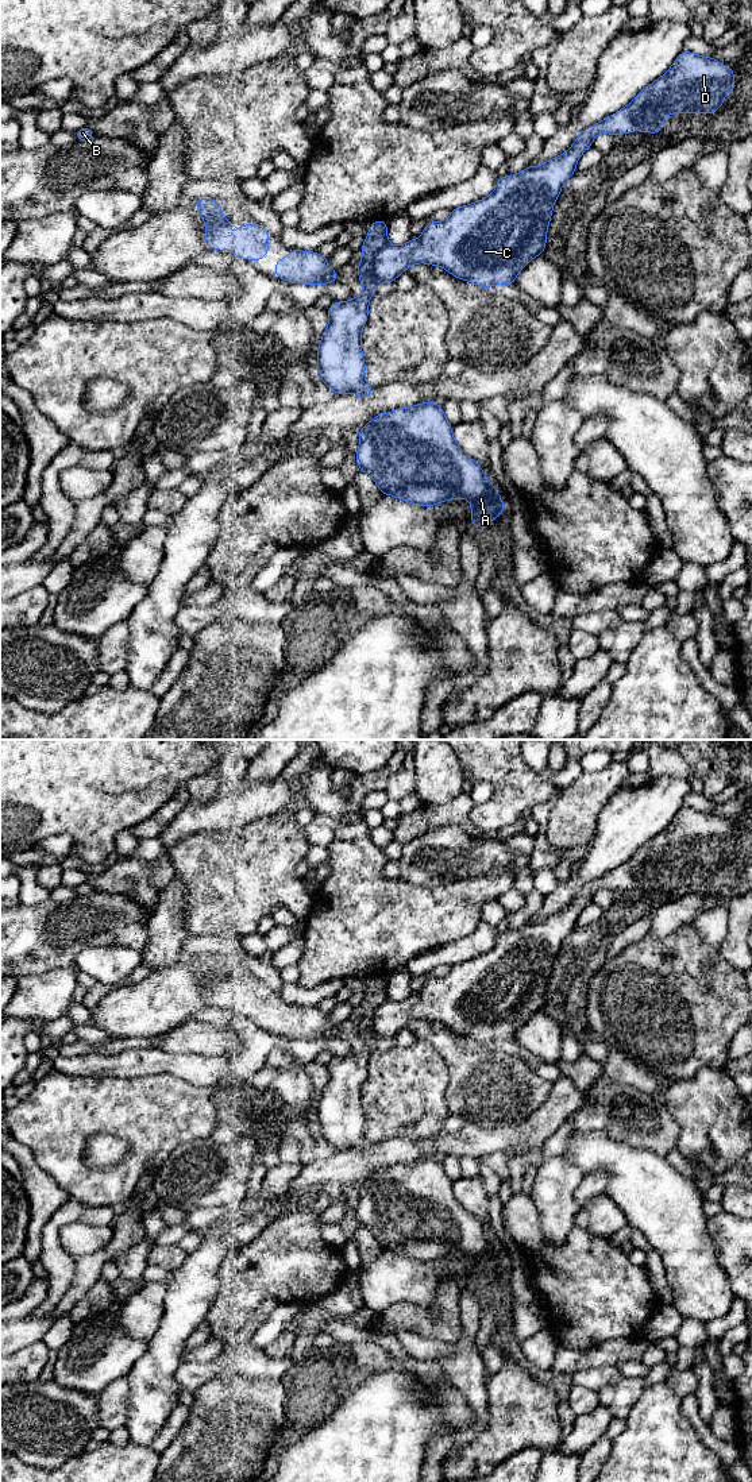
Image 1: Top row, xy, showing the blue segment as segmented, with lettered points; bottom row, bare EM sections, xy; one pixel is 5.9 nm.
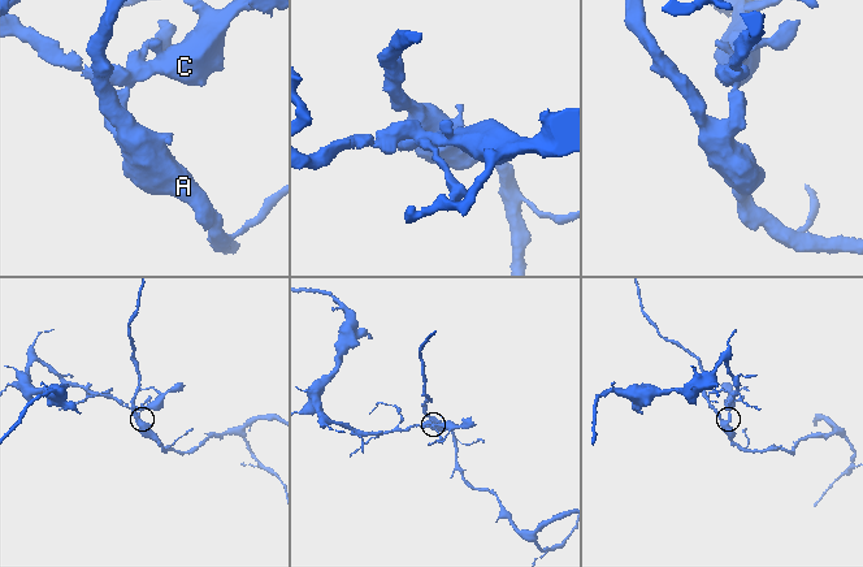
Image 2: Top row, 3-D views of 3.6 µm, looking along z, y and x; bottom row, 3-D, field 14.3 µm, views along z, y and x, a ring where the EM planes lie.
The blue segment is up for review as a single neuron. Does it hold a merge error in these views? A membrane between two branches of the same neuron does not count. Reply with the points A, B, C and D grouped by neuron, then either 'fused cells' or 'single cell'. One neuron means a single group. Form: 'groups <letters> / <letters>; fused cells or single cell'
groups A / B C D; fused cells

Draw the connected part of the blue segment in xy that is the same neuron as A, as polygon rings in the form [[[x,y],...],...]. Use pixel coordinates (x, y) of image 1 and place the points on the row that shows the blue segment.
[[[436,402],[375,414],[358,432],[355,460],[359,470],[374,479],[379,494],[420,506],[439,505],[447,499],[468,499],[473,503],[471,525],[481,530],[486,521],[497,520],[506,507],[481,466],[456,444],[452,428],[441,405]]]

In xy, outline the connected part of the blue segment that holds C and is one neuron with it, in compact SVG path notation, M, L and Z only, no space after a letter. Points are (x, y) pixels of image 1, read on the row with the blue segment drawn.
M683 50L671 67L656 81L645 86L626 107L608 116L599 123L583 130L568 151L549 159L540 166L527 166L514 175L498 177L495 189L487 197L451 211L444 221L429 221L419 239L410 239L402 246L387 244L373 258L371 271L378 283L394 282L402 271L412 265L427 263L440 266L455 278L470 281L475 286L491 287L494 285L514 285L517 274L537 255L544 254L548 224L552 208L560 196L562 186L576 171L576 162L582 154L593 146L597 135L606 132L613 136L625 135L630 131L651 134L662 132L662 123L668 113L713 113L720 111L724 97L734 92L734 69L722 66L713 57L701 57Z

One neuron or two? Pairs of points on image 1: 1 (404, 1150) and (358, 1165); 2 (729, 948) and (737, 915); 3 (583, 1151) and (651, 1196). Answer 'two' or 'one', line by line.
1: one
2: one
3: one

